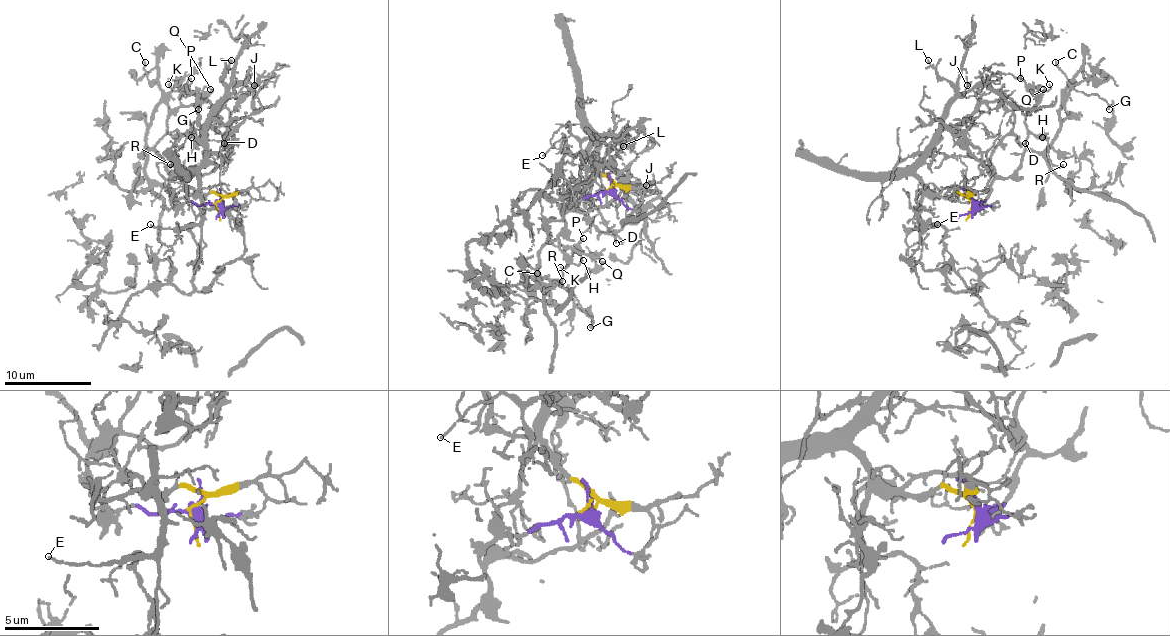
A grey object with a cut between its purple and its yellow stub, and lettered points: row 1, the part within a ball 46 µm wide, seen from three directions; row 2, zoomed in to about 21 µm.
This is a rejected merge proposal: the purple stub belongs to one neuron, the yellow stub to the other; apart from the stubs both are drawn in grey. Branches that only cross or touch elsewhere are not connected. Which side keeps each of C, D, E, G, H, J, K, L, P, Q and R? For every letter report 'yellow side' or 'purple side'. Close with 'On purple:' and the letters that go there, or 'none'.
C: purple side
D: purple side
E: yellow side
G: purple side
H: purple side
J: yellow side
K: purple side
L: yellow side
P: purple side
Q: purple side
R: purple side
On purple: C, D, G, H, K, P, Q, R

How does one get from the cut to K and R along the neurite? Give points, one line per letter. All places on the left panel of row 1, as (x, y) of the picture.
K: (218, 205), (178, 203), (172, 194), (172, 175), (156, 142), (185, 90), (167, 83)
R: (218, 205), (176, 201), (169, 183), (172, 175), (156, 149), (167, 133), (174, 142), (174, 162), (169, 164)

